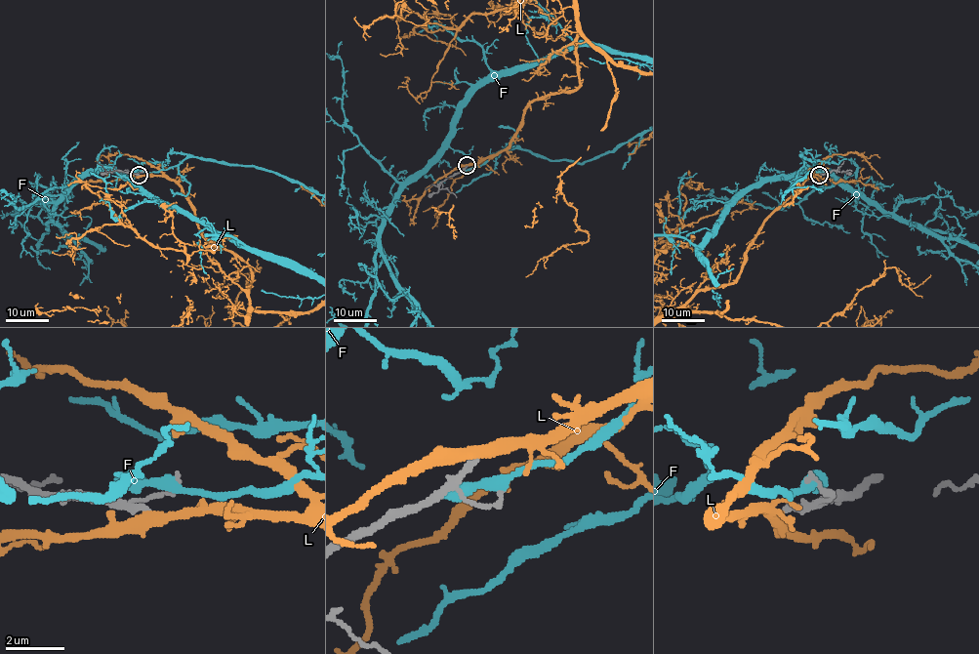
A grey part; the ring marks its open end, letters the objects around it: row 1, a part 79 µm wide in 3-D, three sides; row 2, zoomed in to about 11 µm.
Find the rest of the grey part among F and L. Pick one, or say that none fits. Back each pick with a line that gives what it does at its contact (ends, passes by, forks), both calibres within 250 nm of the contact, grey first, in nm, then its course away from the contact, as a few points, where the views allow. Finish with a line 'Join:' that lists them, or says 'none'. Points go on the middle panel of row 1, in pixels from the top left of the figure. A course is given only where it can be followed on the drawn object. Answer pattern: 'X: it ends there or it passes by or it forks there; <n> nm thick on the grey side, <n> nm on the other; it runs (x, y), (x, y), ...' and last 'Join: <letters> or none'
L: it passes by; 240 nm thick on the grey side, 400 nm on the other
Join: L

